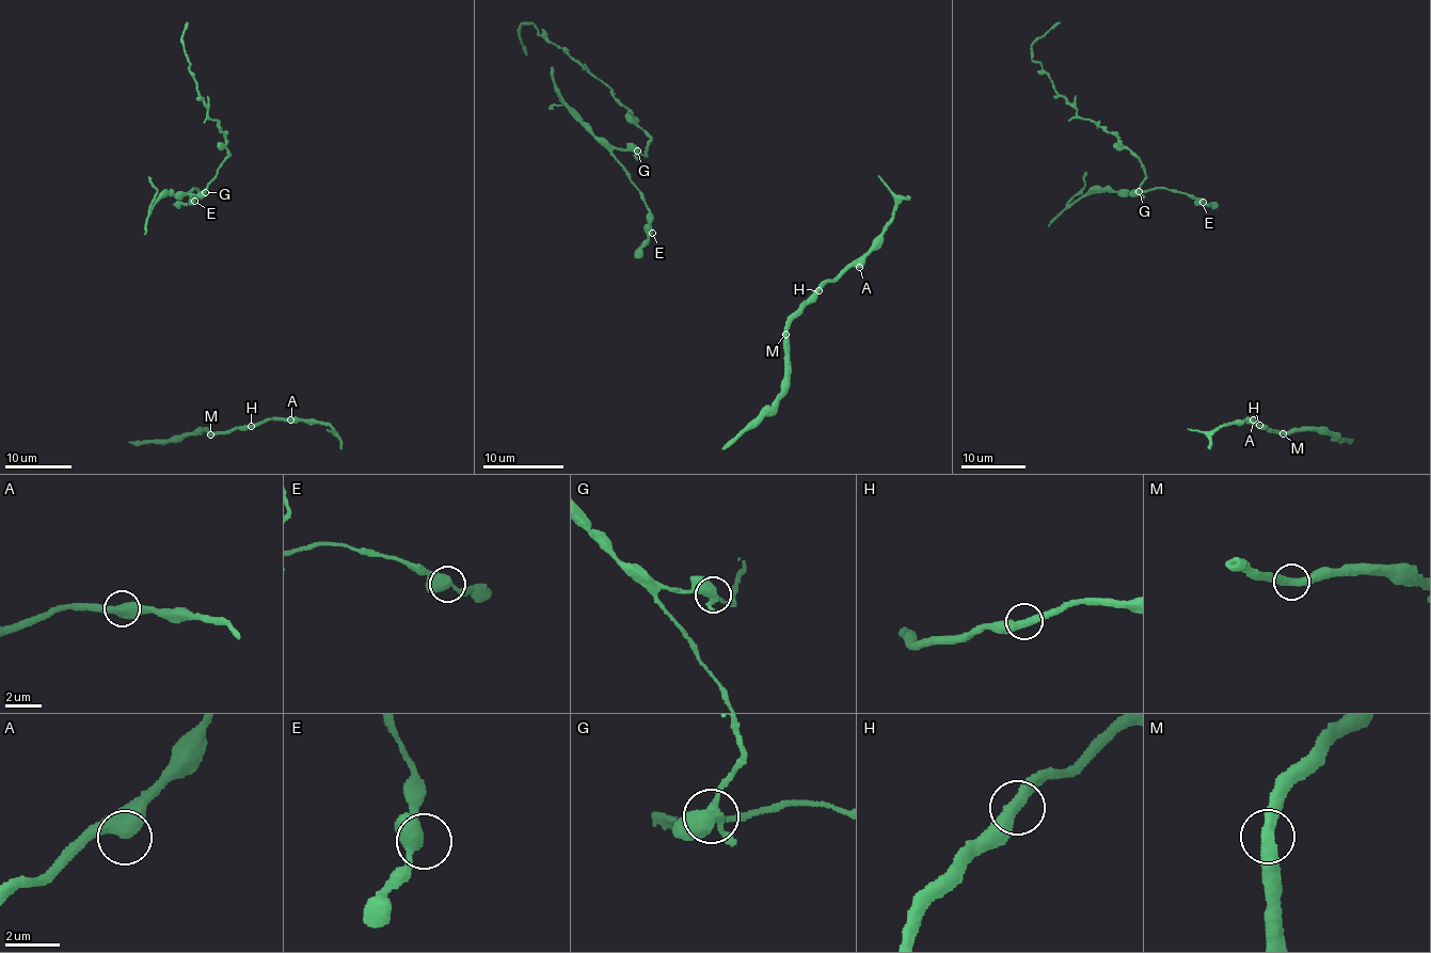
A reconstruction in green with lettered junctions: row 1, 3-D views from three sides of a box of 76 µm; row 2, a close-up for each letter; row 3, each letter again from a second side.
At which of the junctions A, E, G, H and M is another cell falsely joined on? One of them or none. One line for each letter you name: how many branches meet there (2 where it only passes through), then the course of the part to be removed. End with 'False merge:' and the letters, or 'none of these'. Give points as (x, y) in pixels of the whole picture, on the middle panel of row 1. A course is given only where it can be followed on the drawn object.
G: branches 3; course (636, 151), (646, 154), (649, 134), (608, 89), (539, 35), (533, 22), (522, 25), (519, 38), (527, 56)
False merge: G

